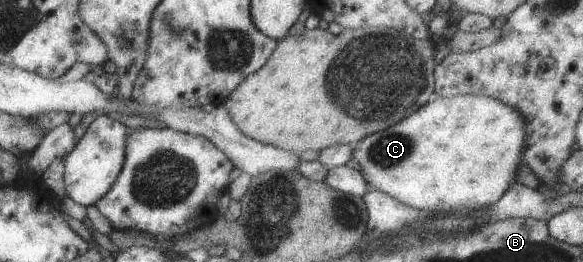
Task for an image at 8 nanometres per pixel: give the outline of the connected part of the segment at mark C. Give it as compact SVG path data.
M479 95L435 97L407 118L383 130L365 135L352 145L351 156L359 165L363 180L402 205L422 211L464 208L477 211L497 202L517 180L515 172L523 164L526 128L522 116L501 101Z

